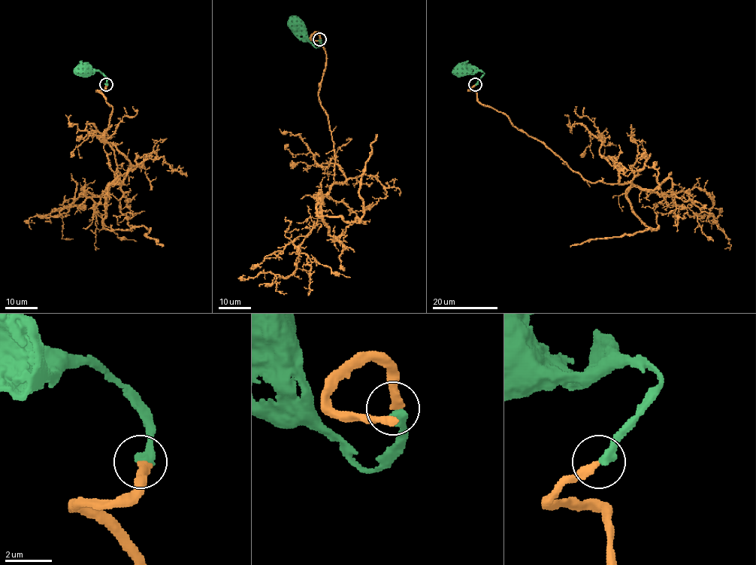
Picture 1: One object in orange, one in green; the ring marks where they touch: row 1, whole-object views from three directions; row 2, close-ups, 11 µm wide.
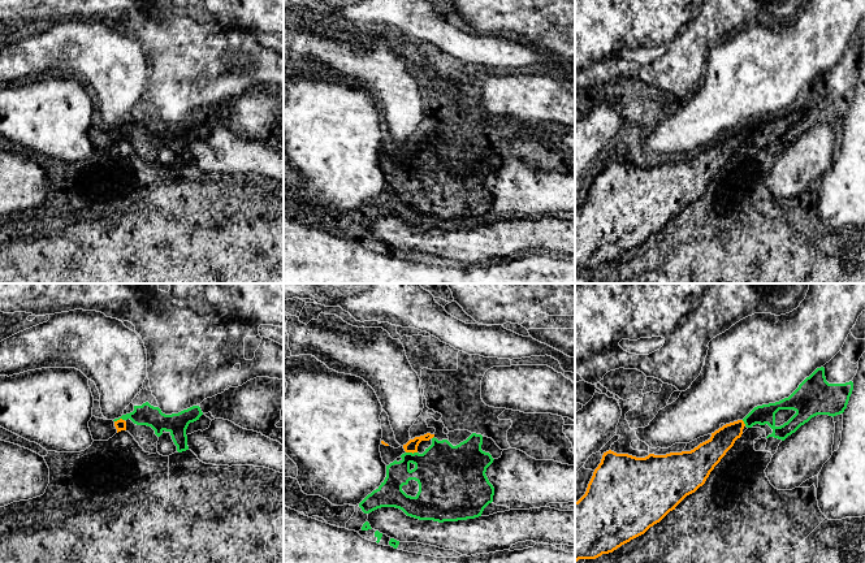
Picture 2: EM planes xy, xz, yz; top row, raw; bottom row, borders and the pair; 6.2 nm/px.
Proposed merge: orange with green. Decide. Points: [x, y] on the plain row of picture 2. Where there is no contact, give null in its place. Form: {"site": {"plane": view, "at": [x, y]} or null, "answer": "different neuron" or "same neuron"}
{"site": {"plane": "xz", "at": [411, 160]}, "answer": "same neuron"}

